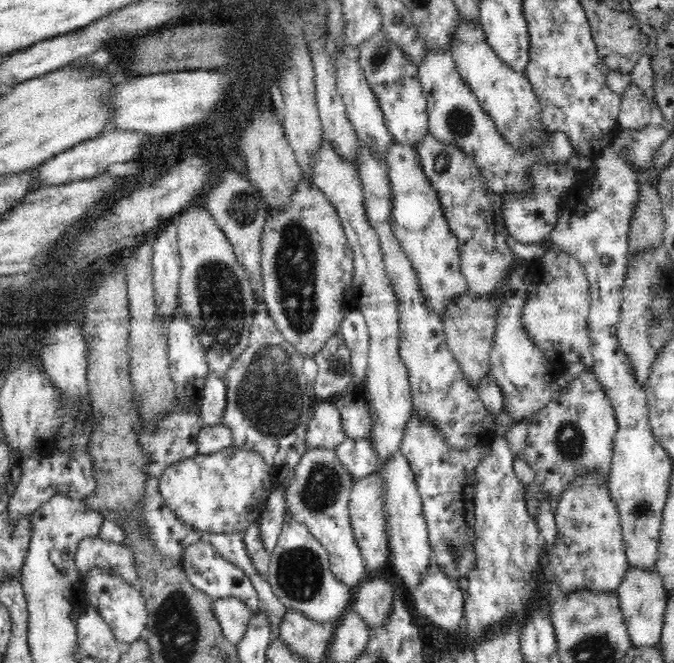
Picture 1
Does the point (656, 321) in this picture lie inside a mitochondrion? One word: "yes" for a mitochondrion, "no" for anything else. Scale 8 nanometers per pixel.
yes

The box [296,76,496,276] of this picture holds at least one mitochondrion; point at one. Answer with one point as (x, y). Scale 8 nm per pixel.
(459, 121)

